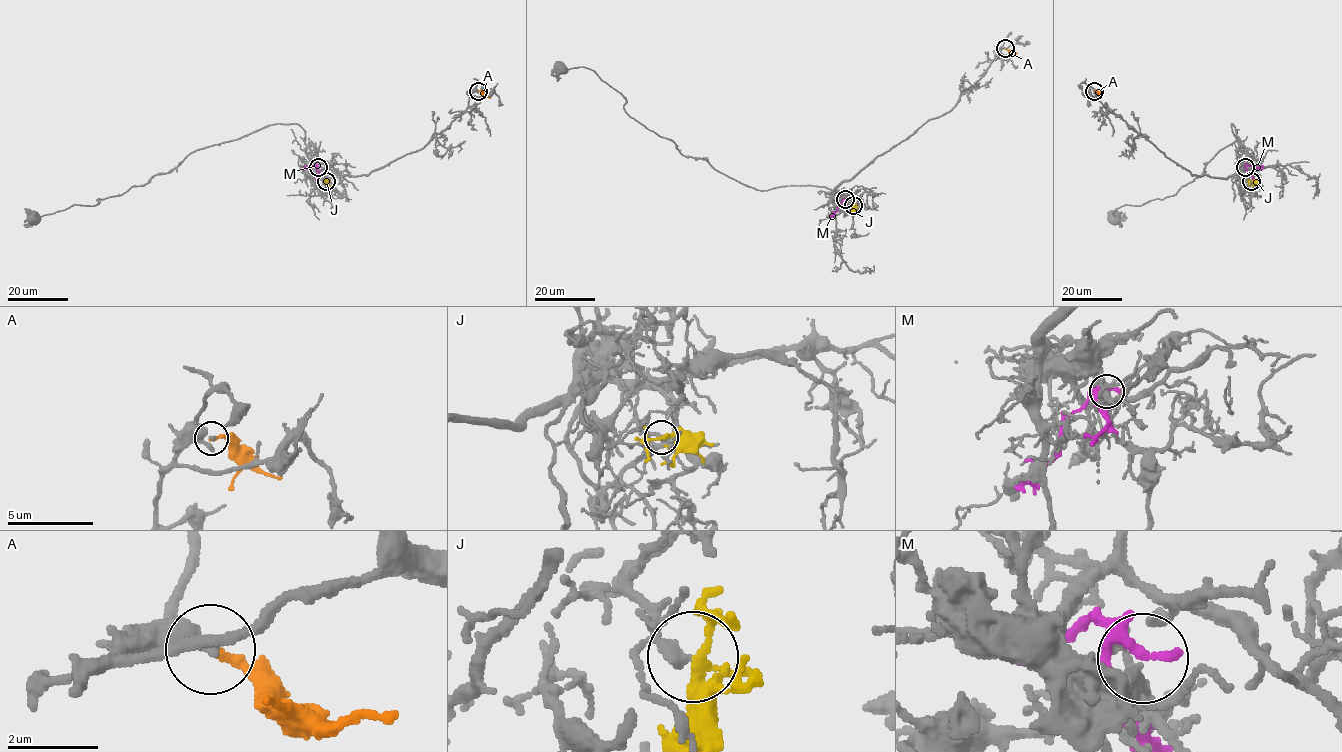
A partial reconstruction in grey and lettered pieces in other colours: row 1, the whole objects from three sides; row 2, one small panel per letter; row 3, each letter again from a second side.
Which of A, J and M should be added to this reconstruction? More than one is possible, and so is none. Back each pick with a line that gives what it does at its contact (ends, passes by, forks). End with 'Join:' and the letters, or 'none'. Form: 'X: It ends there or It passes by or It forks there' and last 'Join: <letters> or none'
J: It forks there
Join: J

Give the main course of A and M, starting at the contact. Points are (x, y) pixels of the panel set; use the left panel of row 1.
A: (478, 91), (490, 98)
M: (318, 167), (303, 167)

